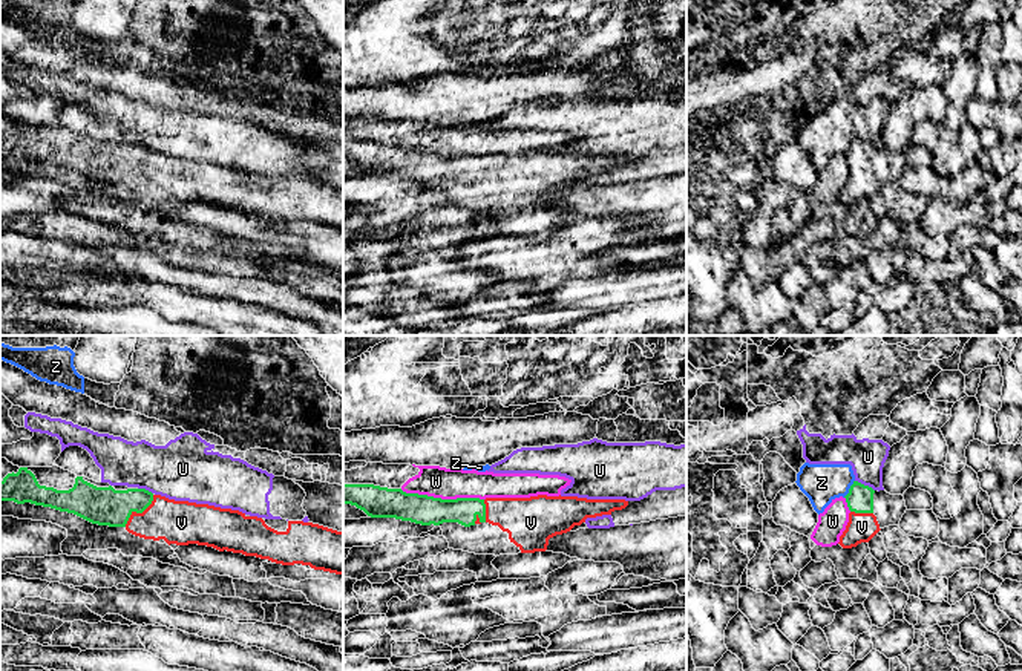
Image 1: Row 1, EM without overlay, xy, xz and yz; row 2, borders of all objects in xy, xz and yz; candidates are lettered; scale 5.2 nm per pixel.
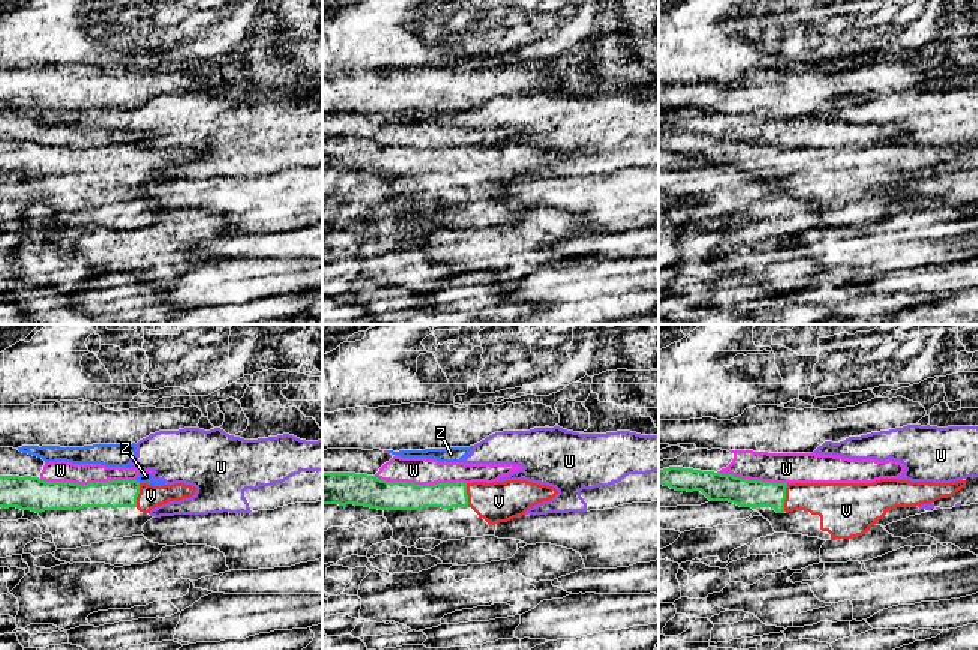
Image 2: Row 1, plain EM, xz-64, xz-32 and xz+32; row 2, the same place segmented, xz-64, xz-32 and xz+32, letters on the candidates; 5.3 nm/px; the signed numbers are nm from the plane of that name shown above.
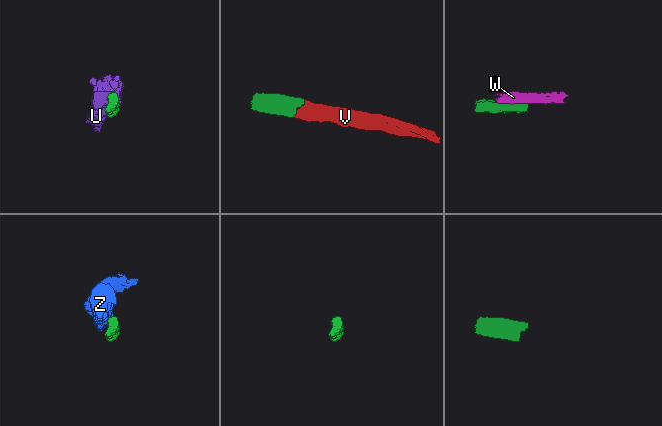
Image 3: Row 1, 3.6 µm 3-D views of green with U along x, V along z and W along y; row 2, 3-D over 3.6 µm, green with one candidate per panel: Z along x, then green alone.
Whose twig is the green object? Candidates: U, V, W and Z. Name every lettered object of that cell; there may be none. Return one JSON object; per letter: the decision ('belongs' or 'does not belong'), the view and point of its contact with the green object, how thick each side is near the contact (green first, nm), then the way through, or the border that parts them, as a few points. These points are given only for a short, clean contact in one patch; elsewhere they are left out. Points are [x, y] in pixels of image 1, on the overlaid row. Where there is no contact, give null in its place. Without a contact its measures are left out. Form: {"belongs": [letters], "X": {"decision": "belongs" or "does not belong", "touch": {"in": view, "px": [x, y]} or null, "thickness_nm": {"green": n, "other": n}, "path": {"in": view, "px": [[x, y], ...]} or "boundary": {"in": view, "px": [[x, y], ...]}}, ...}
{"belongs": ["V"], "U": {"decision": "does not belong", "touch": {"in": "yz", "px": [863, 484]}, "thickness_nm": {"green": 140, "other": 190}, "boundary": {"in": "yz", "px": [[855, 480], [874, 490]]}}, "V": {"decision": "belongs", "touch": {"in": "xy", "px": [138, 512]}, "thickness_nm": {"green": 200, "other": 240}, "path": {"in": "xy", "px": [[104, 506], [138, 512], [181, 523]]}}, "W": {"decision": "does not belong", "touch": {"in": "xz", "px": [440, 498]}, "thickness_nm": {"green": 160, "other": 160}}, "Z": {"decision": "does not belong", "touch": {"in": "yz", "px": [849, 489]}, "thickness_nm": {"green": 140, "other": 200}}}

